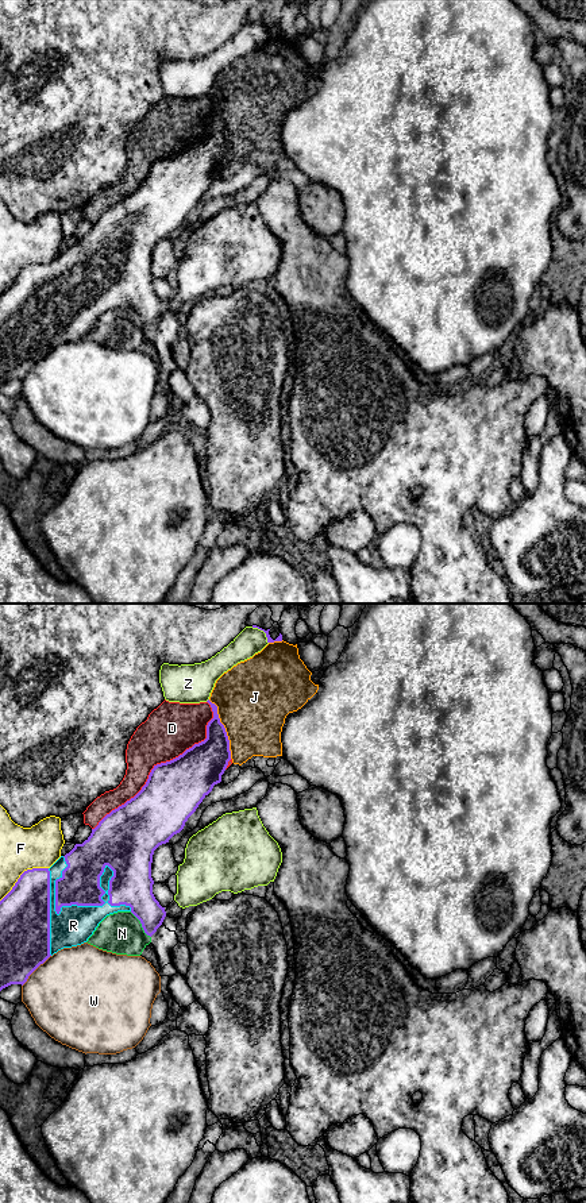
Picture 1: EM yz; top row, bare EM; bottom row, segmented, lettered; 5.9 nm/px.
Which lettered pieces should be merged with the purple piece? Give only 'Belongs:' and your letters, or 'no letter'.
Belongs: R

